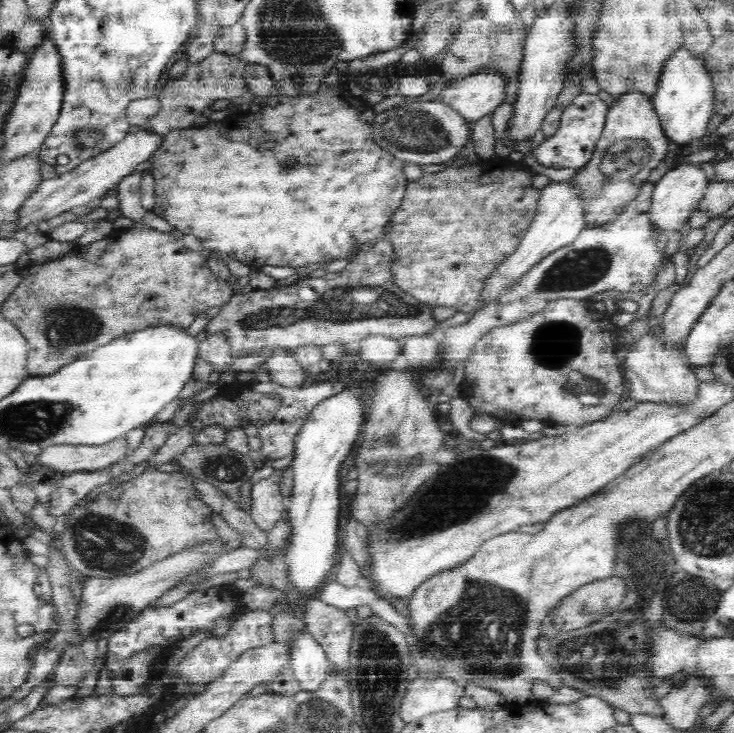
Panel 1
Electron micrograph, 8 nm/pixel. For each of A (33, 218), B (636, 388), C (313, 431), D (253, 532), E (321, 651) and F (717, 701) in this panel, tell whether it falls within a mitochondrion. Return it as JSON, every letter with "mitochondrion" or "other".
{"A":"other","B":"other","C":"other","D":"other","E":"other","F":"other"}

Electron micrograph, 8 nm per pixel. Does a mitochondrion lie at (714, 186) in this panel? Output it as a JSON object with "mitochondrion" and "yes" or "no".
{"mitochondrion":"no"}

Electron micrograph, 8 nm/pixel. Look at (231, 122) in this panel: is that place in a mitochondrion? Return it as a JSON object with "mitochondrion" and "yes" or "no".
{"mitochondrion":"no"}

